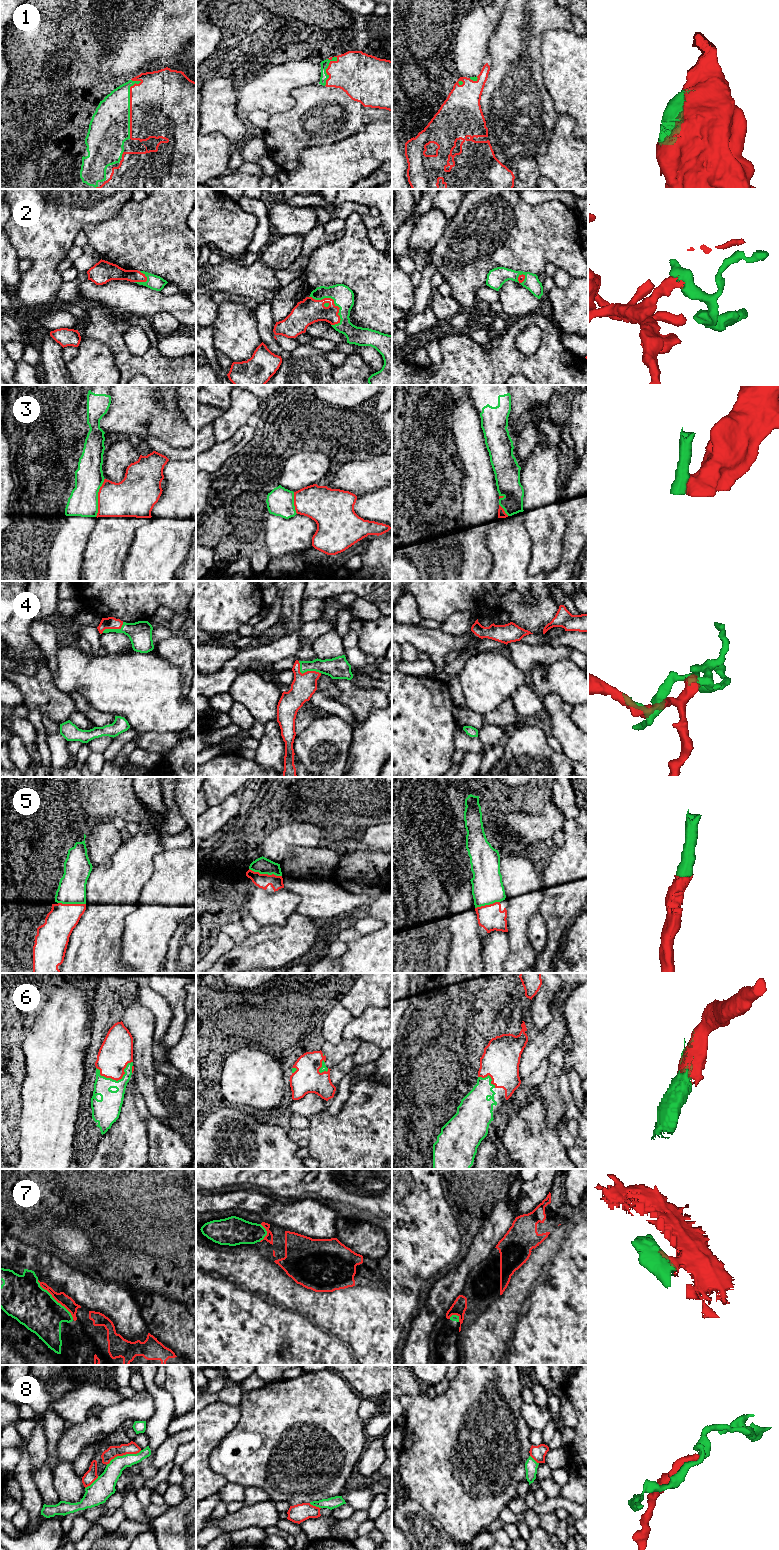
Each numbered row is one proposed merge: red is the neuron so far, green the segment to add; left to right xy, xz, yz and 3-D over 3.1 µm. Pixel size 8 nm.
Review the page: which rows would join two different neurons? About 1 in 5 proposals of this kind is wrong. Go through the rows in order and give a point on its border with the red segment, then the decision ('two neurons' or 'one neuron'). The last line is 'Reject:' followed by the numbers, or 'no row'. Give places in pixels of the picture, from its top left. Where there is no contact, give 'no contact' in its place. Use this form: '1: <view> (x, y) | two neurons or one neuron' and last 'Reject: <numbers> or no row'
1: xy (130, 108) | one neuron
2: xz (332, 299) | one neuron
3: xy (98, 497) | two neurons
4: xz (305, 672) | one neuron
5: xz (265, 874) | one neuron
6: xy (116, 1080) | one neuron
7: xy (56, 1300) | two neurons
8: xy (123, 1454) | two neurons
Reject: 3, 7, 8

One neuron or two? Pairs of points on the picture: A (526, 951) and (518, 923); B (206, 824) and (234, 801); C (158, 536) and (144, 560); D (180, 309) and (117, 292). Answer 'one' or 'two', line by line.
A: one
B: one
C: one
D: one

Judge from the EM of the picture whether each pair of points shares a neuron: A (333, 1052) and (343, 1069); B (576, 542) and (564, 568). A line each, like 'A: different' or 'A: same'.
A: different
B: same

